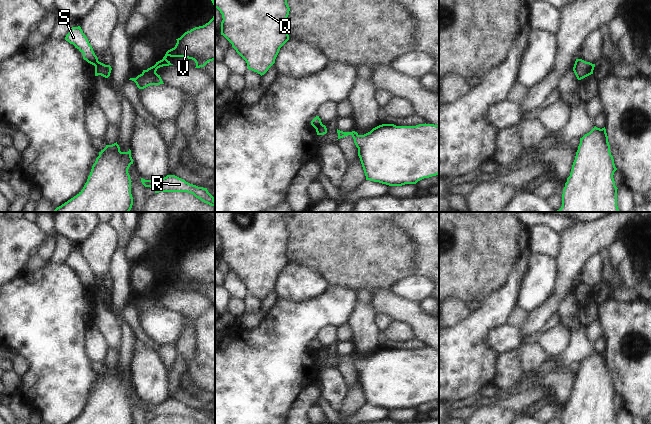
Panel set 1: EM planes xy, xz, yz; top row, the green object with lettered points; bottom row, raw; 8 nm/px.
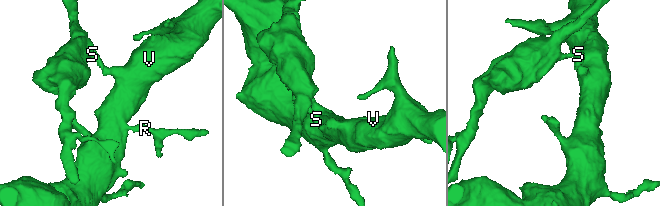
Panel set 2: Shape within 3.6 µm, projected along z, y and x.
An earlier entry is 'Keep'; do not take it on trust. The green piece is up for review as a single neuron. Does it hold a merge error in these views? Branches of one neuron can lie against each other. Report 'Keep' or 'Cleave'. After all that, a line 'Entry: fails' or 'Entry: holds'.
Cleave.
Entry: fails

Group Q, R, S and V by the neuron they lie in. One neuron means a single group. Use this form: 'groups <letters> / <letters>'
groups Q S / R V

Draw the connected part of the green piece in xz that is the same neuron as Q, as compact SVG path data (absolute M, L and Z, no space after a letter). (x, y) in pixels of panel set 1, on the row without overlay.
M215 212L215 232L222 238L221 259L246 285L249 294L261 300L275 287L280 272L289 264L287 241L290 232L284 212Z

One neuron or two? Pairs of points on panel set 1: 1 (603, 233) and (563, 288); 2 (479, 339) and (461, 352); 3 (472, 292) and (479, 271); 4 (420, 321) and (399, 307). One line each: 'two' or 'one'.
1: one
2: one
3: one
4: one

